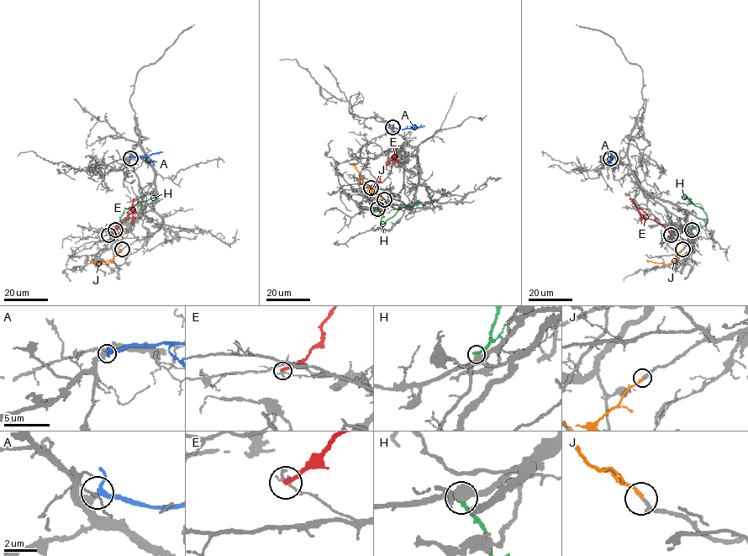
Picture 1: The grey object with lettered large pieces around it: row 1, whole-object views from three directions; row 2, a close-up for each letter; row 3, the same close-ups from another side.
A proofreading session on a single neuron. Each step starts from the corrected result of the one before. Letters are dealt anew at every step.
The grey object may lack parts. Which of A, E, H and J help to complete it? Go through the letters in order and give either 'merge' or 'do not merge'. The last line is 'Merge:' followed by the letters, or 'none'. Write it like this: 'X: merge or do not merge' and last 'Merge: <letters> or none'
A: do not merge
E: do not merge
H: do not merge
J: merge
Merge: J

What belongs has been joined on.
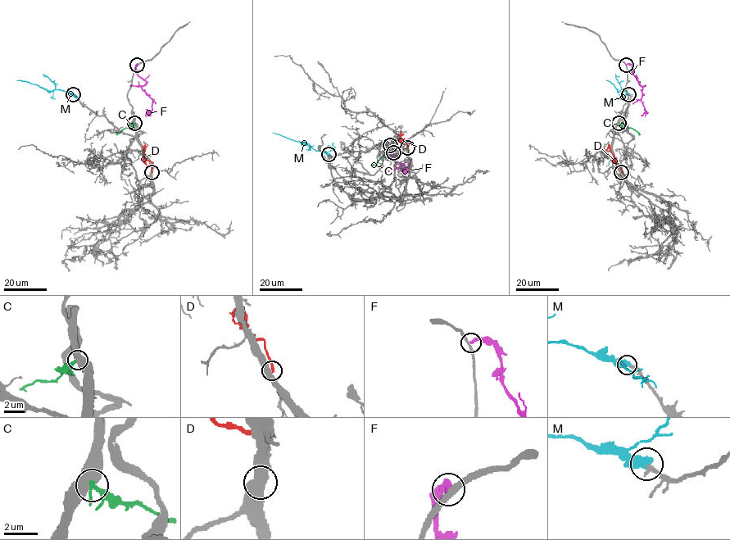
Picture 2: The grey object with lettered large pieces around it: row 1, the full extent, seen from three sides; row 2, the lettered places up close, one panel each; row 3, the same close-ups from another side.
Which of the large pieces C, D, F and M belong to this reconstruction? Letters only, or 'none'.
M

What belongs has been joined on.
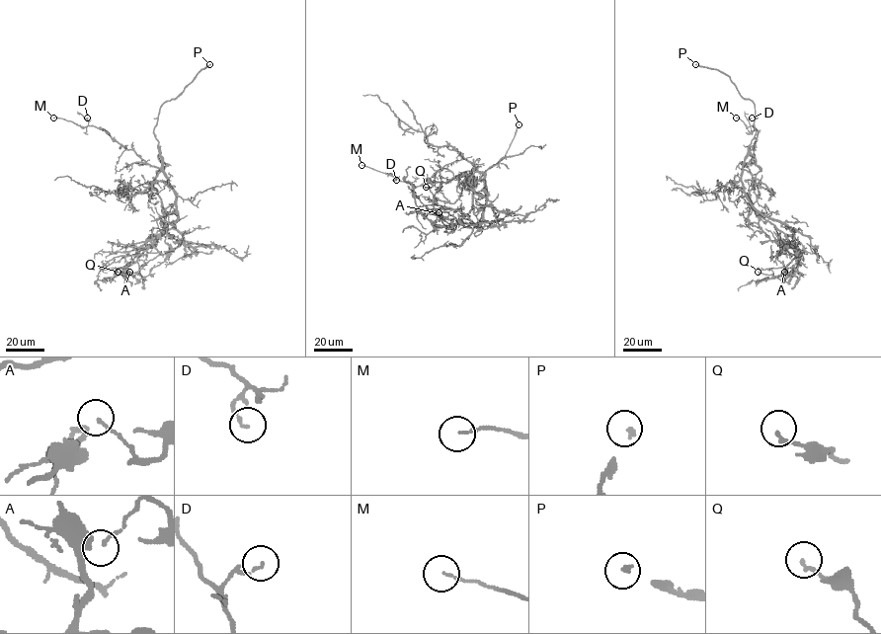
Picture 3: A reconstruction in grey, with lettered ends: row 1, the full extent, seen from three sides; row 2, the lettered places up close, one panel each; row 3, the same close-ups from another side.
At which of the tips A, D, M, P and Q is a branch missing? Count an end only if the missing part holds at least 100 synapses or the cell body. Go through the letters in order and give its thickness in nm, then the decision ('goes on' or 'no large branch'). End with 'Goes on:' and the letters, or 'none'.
A: 80 nm thick; no large branch
D: 110 nm thick; no large branch
M: 100 nm thick; no large branch
P: 140 nm thick; goes on
Q: 150 nm thick; no large branch
Goes on: P

